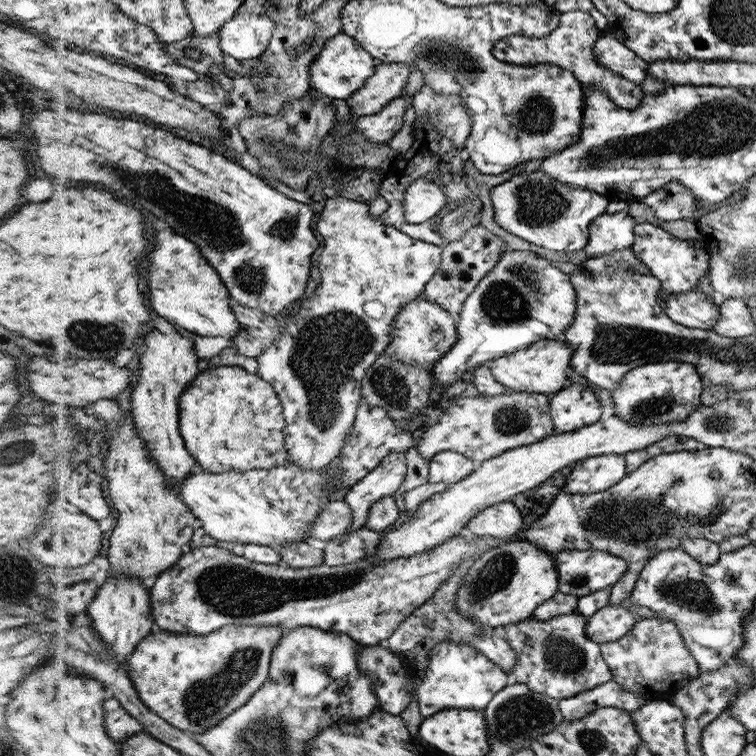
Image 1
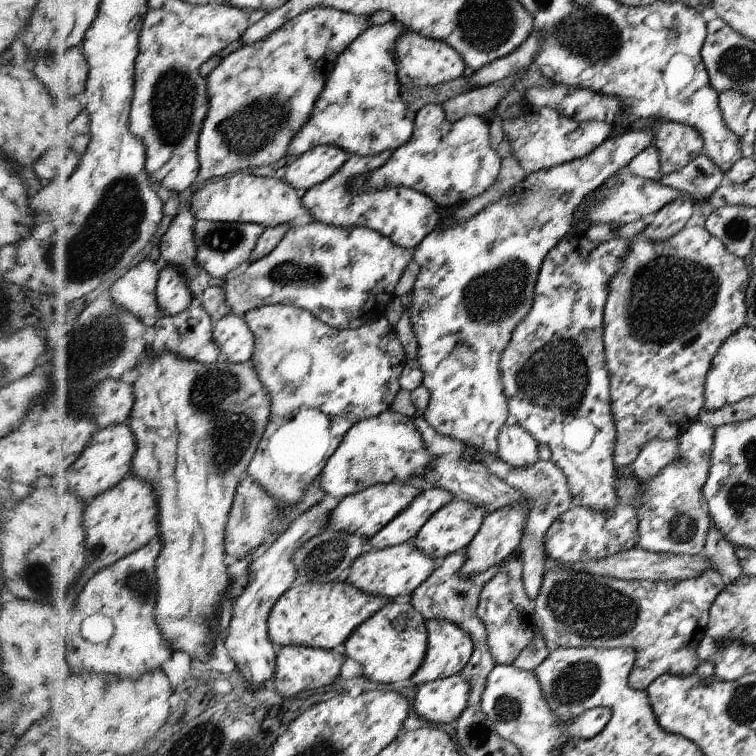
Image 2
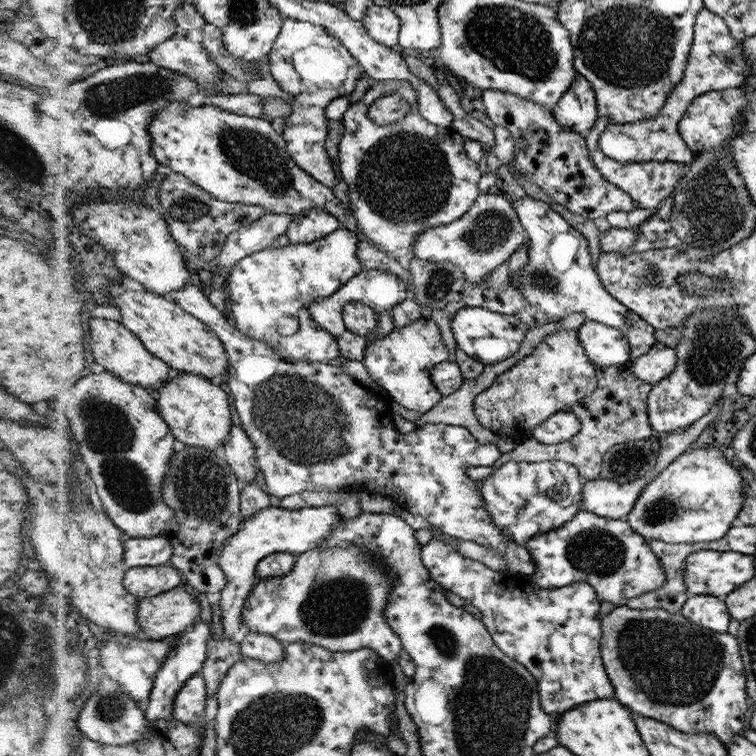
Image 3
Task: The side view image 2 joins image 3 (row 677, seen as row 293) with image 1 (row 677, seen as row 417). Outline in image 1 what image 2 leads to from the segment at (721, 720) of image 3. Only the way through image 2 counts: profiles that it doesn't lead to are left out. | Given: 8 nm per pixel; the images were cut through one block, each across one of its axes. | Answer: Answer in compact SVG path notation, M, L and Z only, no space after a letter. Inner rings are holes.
M638 618L635 628L622 639L602 643L601 653L614 673L614 682L644 700L668 701L700 676L698 662L687 648L679 627L662 618Z

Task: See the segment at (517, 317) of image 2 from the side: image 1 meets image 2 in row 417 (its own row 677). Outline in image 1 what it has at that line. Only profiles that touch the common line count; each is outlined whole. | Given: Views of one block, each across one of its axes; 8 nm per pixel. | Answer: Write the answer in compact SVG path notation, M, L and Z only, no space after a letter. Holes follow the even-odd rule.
M442 641L429 654L425 677L416 688L419 712L425 718L448 709L483 710L511 681L510 674L470 644Z

